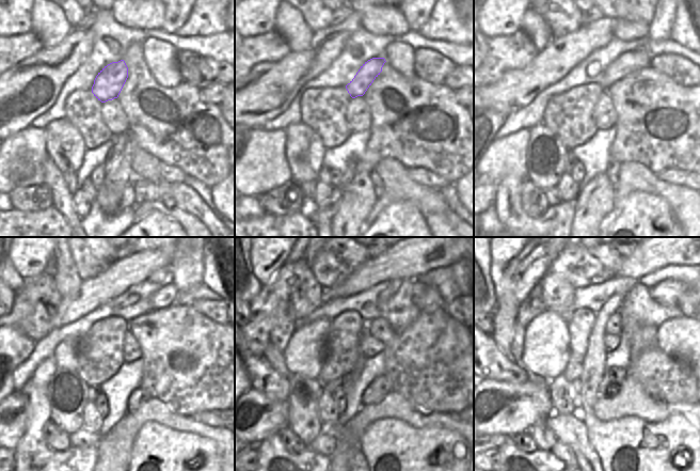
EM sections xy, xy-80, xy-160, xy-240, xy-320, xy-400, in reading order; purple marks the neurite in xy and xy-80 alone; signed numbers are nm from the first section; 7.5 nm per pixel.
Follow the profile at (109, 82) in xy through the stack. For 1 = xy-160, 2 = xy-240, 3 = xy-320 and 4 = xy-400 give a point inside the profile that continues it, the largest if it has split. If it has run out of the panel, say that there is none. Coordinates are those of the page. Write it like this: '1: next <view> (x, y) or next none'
1: next xy-160 (632, 61)
2: next xy-240 (166, 296)
3: next xy-320 (417, 287)
4: next xy-400 (683, 296)

